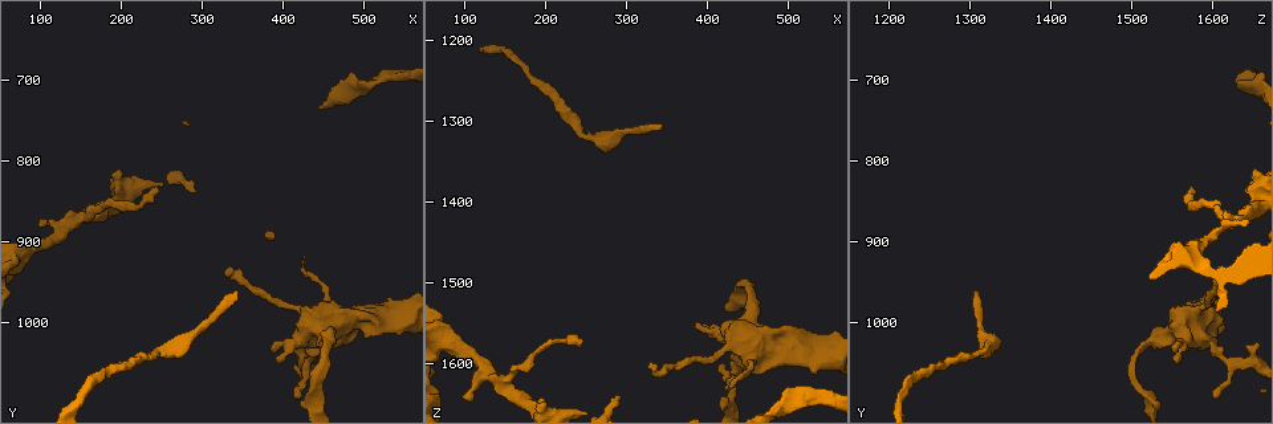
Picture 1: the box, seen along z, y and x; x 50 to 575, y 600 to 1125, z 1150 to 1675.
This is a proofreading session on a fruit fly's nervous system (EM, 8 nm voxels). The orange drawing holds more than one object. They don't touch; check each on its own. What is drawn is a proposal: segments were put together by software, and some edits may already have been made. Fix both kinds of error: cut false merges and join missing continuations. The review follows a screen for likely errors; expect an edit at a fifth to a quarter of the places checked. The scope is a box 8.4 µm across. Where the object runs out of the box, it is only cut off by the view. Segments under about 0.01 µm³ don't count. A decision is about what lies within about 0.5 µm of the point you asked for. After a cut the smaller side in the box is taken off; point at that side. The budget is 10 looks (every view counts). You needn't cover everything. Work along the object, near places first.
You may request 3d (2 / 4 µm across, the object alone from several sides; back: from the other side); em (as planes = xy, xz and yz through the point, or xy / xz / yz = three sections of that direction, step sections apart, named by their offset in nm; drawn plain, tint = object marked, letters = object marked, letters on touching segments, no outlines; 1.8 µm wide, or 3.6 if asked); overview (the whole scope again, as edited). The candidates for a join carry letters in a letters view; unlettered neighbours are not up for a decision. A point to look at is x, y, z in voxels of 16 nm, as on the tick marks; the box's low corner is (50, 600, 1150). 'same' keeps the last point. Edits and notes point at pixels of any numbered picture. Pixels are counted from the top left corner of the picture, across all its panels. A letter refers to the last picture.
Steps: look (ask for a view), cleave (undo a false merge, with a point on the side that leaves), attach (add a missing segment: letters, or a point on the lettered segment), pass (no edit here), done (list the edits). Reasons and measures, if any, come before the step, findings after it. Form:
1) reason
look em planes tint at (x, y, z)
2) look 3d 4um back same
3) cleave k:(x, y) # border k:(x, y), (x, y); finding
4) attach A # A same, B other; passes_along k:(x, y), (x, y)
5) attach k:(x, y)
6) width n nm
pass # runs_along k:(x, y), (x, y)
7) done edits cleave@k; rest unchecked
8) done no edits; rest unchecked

tapers out
look em xz step 4 tint at (325, 935, 1605)

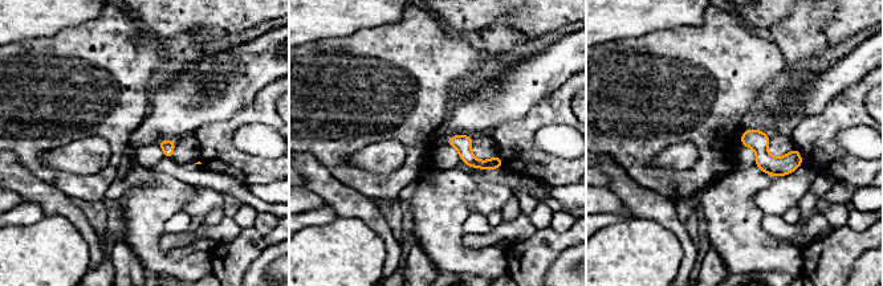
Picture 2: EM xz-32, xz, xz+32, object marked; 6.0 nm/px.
cut it another way
look em planes letters same

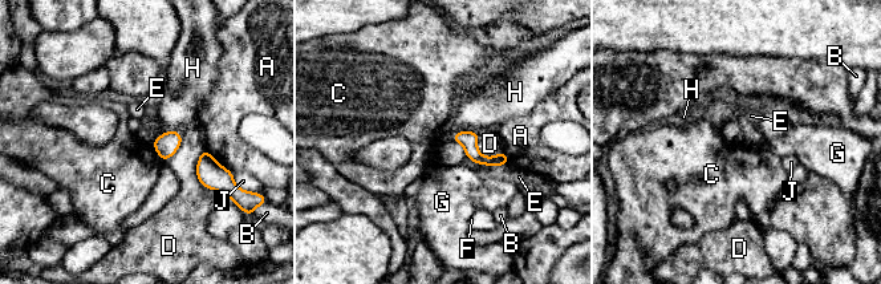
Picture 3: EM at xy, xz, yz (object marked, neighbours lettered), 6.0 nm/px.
width 110 nm
pass # A other, B other, C other, D other, E other, F other, G other, H other, J other; border 3:(478, 133), (457, 132), (450, 140); no lettered segment goes on from it

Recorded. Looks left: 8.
branch stops here
look 3d 4um at (245, 840, 1575)

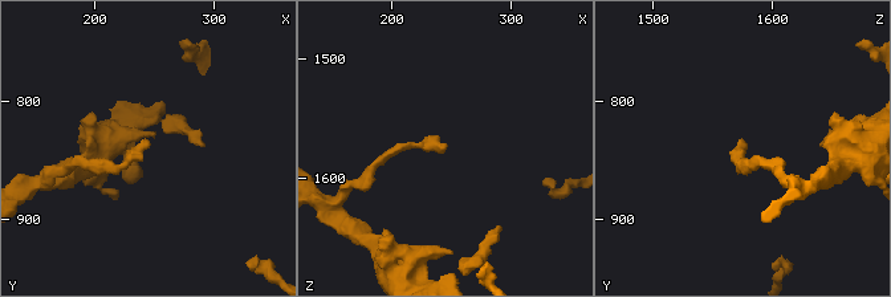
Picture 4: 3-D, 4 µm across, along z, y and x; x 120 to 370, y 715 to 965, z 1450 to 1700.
look em planes letters at (246, 834, 1576)

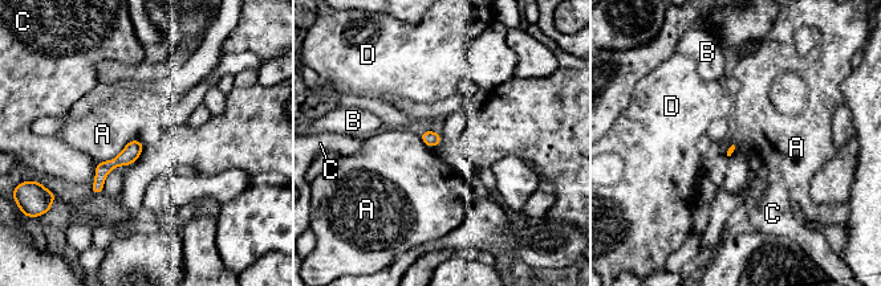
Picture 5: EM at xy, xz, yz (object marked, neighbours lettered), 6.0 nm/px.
longest_contact A 300 nm
pass # A other, B other, C other, D other; none of them fits

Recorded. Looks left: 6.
free end
look 3d 4um at (390, 1040, 1555)

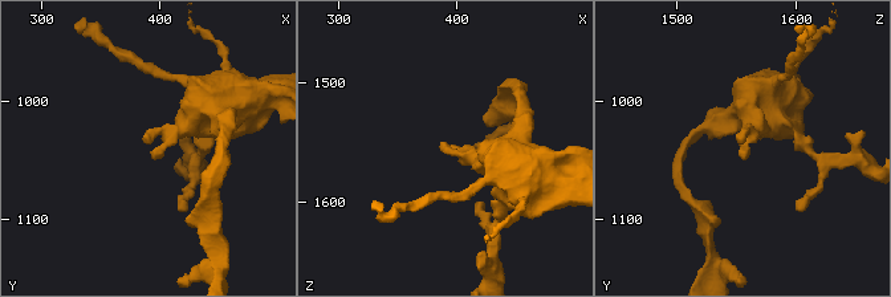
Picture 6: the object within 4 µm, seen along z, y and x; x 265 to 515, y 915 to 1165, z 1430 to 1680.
look em xy step 16 letters at (392, 1036, 1552)

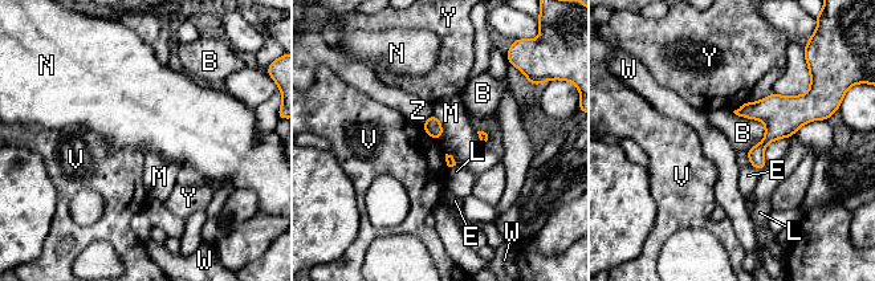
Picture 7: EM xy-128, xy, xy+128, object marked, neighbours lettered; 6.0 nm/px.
cut it another way
look em planes letters same

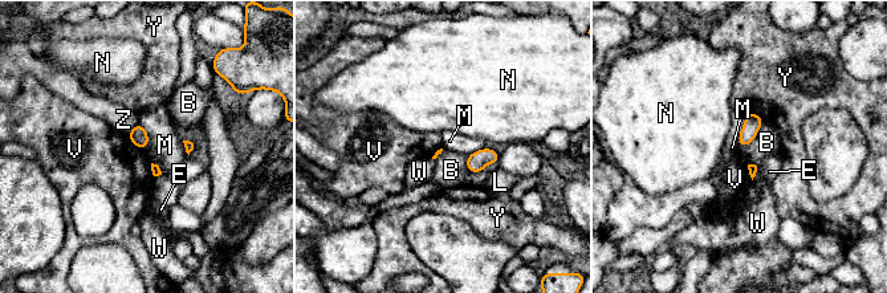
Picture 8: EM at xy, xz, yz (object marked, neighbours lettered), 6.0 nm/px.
pass # B other, E other, L other, M other, N other, V other, W other, Y other, Z other; border 8:(747, 114), (739, 135), (740, 147); none of them fits

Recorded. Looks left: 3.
free end
look em xy step 16 letters at (105, 875, 1645)

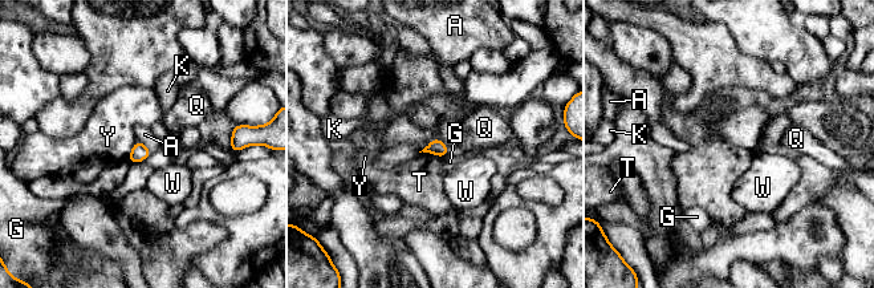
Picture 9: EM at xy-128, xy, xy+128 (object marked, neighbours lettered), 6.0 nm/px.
another direction
look em xz step 8 letters same

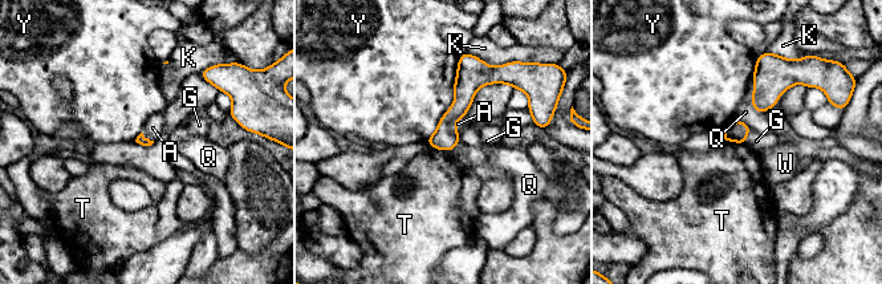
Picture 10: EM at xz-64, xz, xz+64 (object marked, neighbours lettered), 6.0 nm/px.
pass # A other, G other, K other, Q other, T other, W other, Y other; runs_along 10:(463, 69), (463, 101), (440, 146); no lettered segment goes on from it

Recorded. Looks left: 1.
done no edits; rest unchecked

